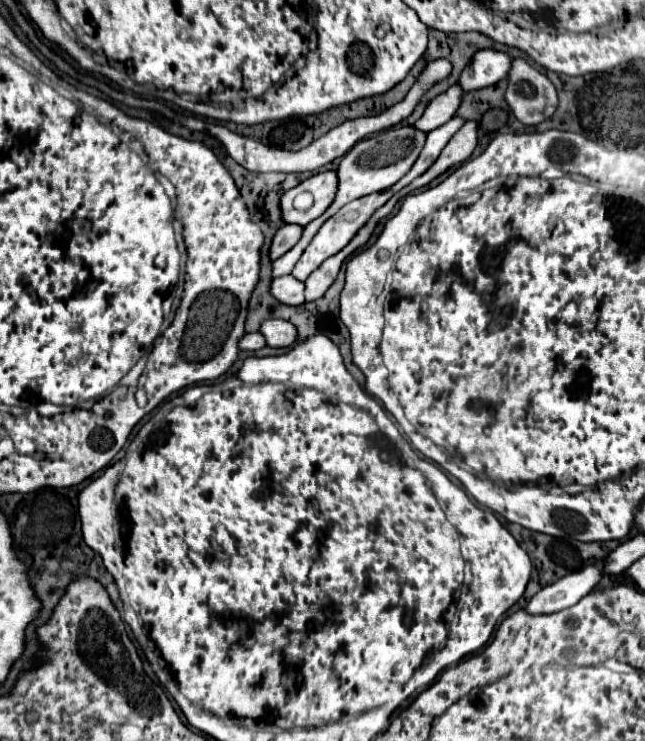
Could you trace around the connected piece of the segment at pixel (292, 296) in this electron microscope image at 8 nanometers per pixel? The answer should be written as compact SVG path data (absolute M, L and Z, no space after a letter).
M283 275L277 277L271 283L271 295L279 301L279 303L287 303L287 305L301 305L305 303L305 283L291 277L291 275Z

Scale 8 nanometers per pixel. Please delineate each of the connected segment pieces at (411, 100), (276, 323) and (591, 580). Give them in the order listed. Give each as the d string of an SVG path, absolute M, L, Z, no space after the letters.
M435 59L431 63L427 63L425 71L419 75L419 79L415 81L415 85L411 87L411 91L407 93L407 97L401 101L401 103L395 103L393 107L389 107L387 111L379 113L379 115L373 115L373 117L361 117L361 119L349 119L345 123L341 123L339 127L331 129L329 133L325 133L323 137L315 139L311 145L299 149L299 151L287 151L287 149L279 149L279 147L269 147L269 145L263 145L251 137L243 137L243 135L237 135L233 131L229 131L227 127L219 125L219 123L211 123L207 125L207 131L217 137L225 147L227 147L227 153L239 163L243 165L247 171L253 171L253 173L267 173L267 171L281 171L281 173L305 173L305 171L315 171L319 169L321 165L333 161L335 157L343 157L355 143L359 143L361 139L369 137L369 135L375 135L379 131L385 131L393 125L397 125L399 121L407 119L415 105L423 99L423 95L427 93L427 89L431 89L431 85L437 85L439 81L447 79L451 75L451 61L445 61L445 59Z
M267 319L259 329L269 347L291 347L297 341L297 327L285 319Z
M597 561L581 571L573 571L565 577L561 577L559 581L543 587L529 603L527 603L527 611L529 613L553 613L553 611L561 611L567 607L573 607L579 599L583 599L587 593L591 593L591 589L601 583L601 579L605 577L603 573L603 563Z

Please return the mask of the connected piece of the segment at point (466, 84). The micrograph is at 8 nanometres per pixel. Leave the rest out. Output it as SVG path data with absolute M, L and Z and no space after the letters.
M481 49L479 53L475 53L475 57L467 65L467 69L463 69L459 85L465 91L497 85L501 79L507 77L507 73L511 69L511 61L513 59L503 51Z

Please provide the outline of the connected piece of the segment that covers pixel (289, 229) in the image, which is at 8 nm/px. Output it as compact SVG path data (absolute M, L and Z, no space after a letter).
M291 223L291 225L283 225L283 227L277 231L277 235L273 237L271 251L269 251L271 259L277 259L277 257L281 257L283 253L287 253L289 249L293 249L295 241L301 239L303 229L305 229L303 225L295 225L295 223Z

